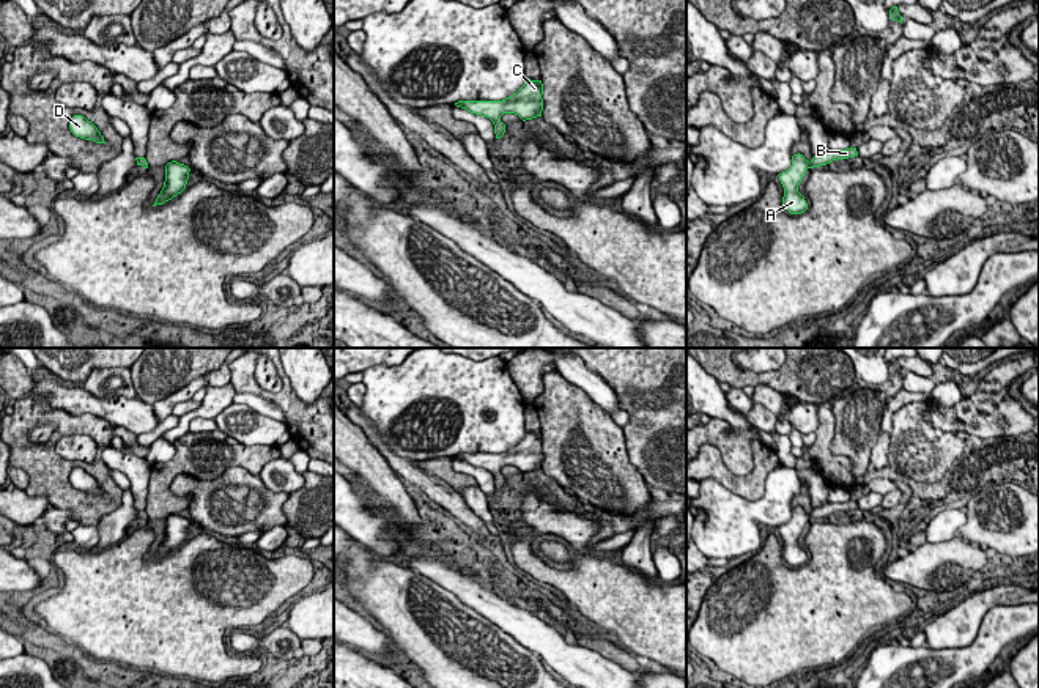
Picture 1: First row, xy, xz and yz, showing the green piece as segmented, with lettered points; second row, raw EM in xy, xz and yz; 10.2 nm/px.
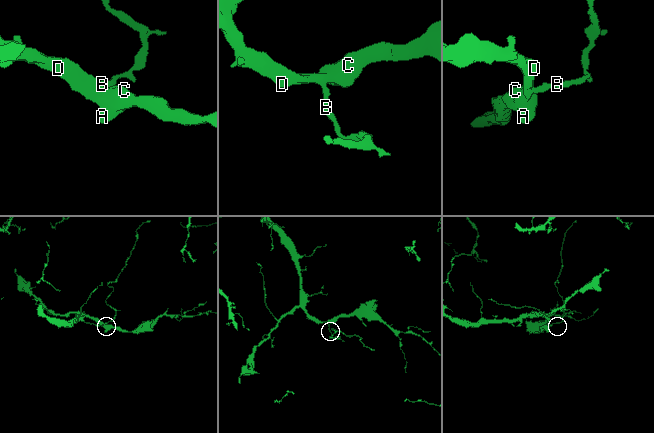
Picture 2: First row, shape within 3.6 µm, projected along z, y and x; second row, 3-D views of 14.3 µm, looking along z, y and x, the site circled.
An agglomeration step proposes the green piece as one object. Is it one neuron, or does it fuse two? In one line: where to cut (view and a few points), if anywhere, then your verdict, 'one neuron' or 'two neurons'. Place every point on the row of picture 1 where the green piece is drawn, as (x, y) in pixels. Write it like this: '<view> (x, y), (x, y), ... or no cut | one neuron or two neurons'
no cut | one neuron

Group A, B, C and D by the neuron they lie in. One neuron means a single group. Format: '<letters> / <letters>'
A B C D

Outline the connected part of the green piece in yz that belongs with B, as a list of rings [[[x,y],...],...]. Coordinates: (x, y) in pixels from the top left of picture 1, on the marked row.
[[[856,148],[823,151],[822,154],[814,156],[811,161],[806,161],[803,154],[792,156],[792,165],[789,170],[779,173],[779,181],[784,187],[782,205],[790,214],[801,214],[808,209],[804,197],[798,192],[798,186],[808,168],[826,165],[837,159],[849,159],[858,156]]]

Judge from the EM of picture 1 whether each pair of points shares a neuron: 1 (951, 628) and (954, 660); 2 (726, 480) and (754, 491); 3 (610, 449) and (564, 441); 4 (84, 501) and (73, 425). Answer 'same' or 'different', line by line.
1: different
2: same
3: same
4: same

